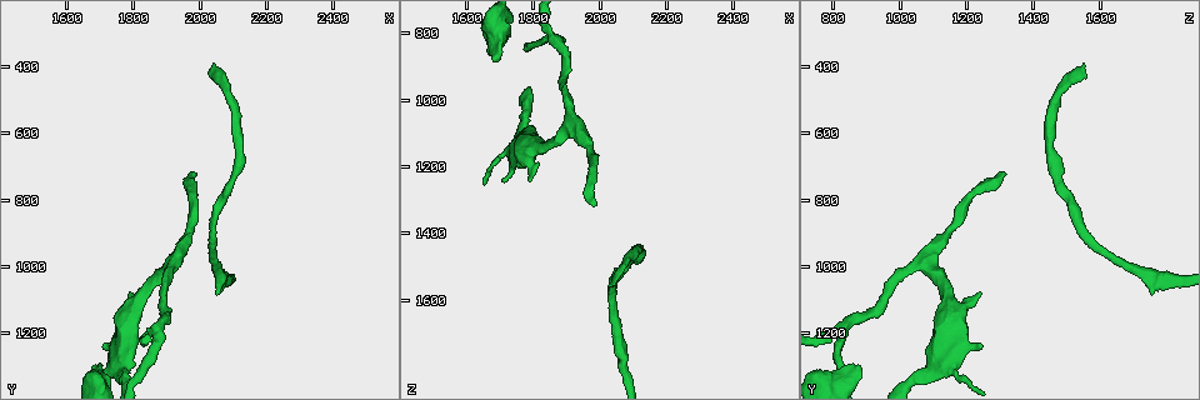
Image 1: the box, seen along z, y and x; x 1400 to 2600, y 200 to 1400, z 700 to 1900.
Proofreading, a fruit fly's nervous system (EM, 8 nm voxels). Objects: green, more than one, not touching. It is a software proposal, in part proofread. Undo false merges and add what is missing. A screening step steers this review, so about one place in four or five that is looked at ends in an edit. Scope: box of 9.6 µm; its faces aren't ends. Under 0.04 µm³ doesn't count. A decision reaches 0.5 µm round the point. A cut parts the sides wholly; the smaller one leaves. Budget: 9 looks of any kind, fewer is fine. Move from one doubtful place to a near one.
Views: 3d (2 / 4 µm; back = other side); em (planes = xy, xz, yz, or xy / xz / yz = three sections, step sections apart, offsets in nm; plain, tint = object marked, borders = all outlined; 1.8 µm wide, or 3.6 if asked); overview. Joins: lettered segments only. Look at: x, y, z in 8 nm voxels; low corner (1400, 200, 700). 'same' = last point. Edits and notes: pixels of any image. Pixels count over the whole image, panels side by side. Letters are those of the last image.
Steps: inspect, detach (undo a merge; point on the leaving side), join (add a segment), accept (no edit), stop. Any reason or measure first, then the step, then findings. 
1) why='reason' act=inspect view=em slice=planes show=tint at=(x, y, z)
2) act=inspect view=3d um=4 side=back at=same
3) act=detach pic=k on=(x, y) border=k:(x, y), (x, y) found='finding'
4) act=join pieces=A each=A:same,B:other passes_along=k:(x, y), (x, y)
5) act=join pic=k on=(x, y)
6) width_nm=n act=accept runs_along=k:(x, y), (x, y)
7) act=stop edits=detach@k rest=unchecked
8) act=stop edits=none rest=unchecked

why='end of a long branch' act=inspect view=em slice=xy step=16 show=tint at=(1680, 1290, 870)

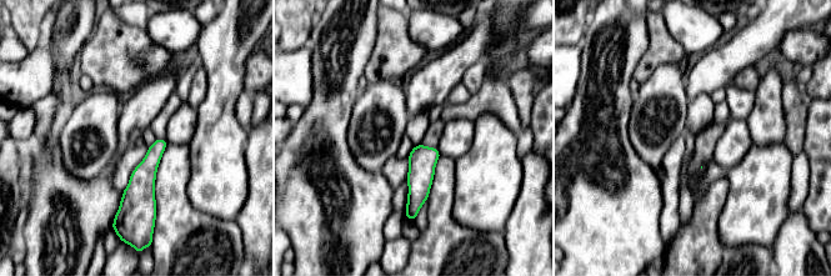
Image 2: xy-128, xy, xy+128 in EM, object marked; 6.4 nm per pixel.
why='cut it another way' act=inspect view=em slice=planes show=borders at=same

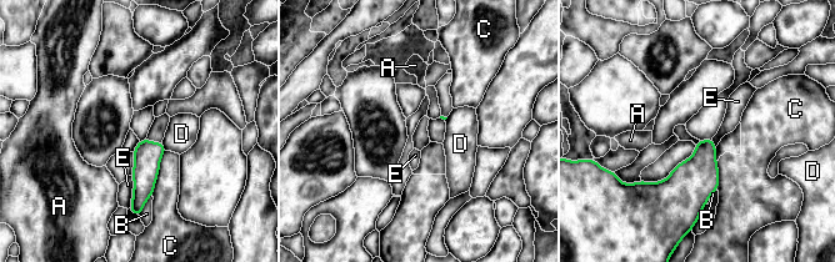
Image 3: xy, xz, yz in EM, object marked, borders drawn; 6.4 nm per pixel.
act=accept each=A:other,B:other,C:other,D:other,E:other border=3:(131, 175), (133, 197), (128, 207) found='none of them fits'

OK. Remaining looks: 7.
why='branch stops here' act=inspect view=em slice=xz step=16 show=plain at=(1700, 1240, 1250)

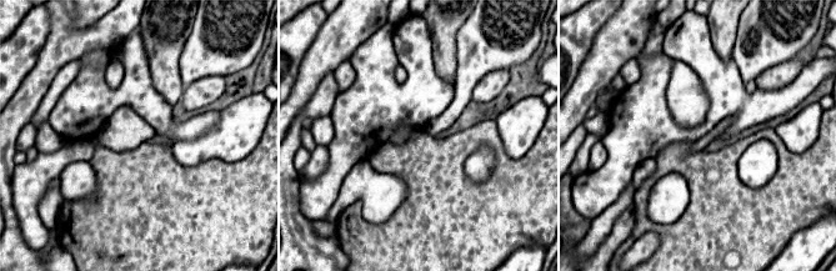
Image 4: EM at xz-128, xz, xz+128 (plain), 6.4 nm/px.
why='what lies round it' act=inspect view=em slice=xz step=16 show=borders at=same

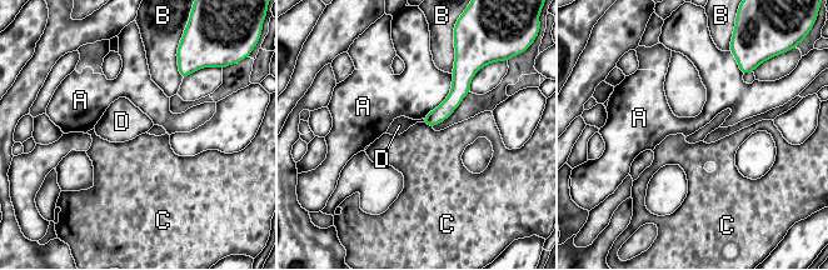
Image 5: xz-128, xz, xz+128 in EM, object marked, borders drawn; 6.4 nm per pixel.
longest_contact=A:360nm act=accept each=A:other,B:other,C:other,D:other runs_along=5:(459, 69), (459, 91), (430, 123) found='no lettered segment goes on from it'

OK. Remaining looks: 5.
why='branch stops here' act=inspect view=em slice=planes show=borders at=(1990, 720, 1320)

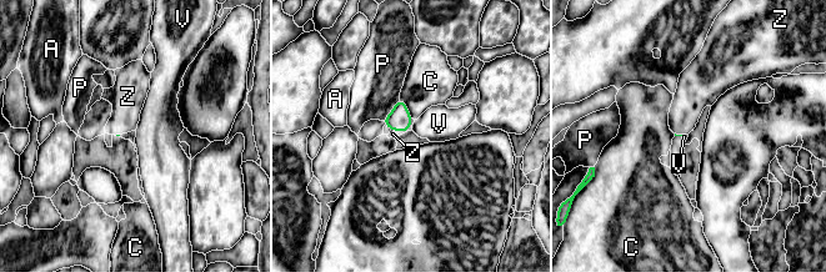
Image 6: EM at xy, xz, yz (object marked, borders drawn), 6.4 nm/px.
act=join pieces=Z each=A:other,C:other,P:other,V:other,Z:same passes_along=6:(399, 119), (405, 130), (393, 134) found='the neuron continues'

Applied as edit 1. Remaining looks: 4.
act=stop edits=join@6 rest=unchecked

